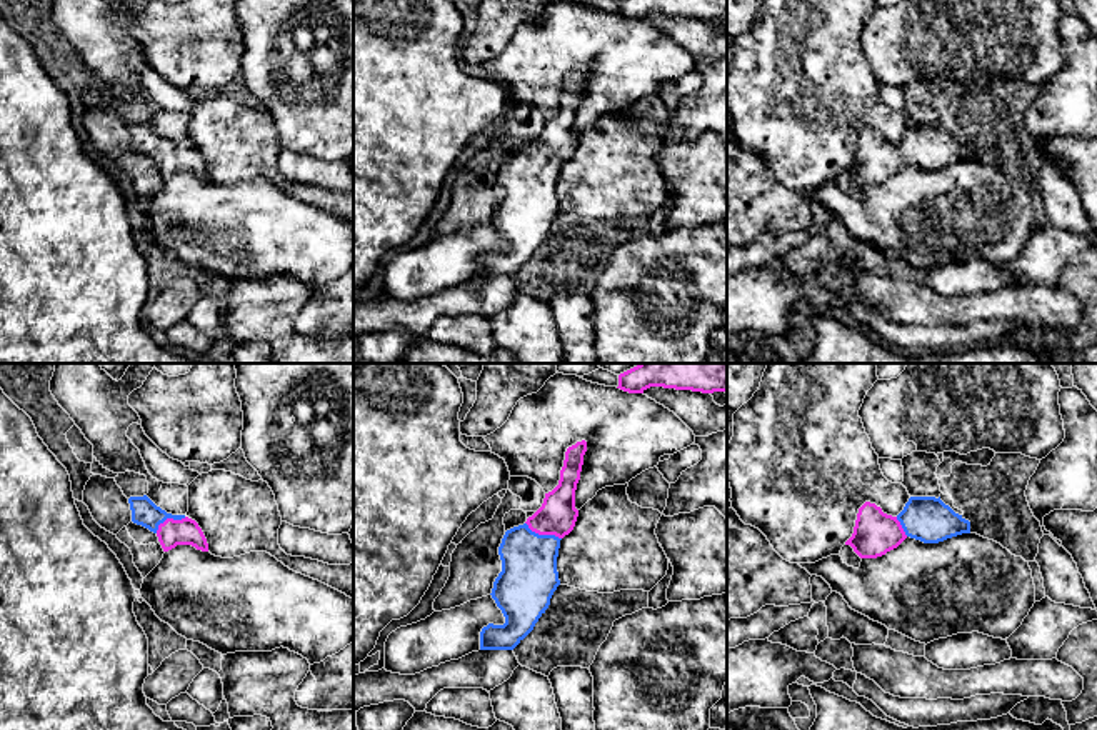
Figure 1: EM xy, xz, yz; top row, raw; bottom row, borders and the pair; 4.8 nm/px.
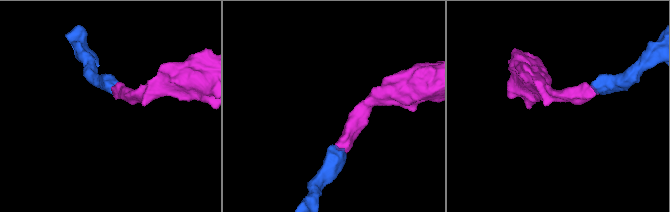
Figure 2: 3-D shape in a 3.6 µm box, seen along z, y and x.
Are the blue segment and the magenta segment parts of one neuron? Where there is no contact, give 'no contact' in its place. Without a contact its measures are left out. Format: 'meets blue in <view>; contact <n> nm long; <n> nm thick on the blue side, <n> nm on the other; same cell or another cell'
meets blue in xz; contact 190 nm long; 280 nm thick on the blue side, 190 nm on the other; same cell

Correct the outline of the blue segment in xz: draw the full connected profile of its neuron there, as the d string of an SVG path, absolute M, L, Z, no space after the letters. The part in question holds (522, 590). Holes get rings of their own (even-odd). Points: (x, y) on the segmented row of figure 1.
M585 440L569 447L559 485L545 493L542 507L523 525L505 532L498 547L502 572L490 593L505 623L482 628L480 650L513 650L548 608L560 585L560 540L574 530L579 517L575 490L585 452Z

